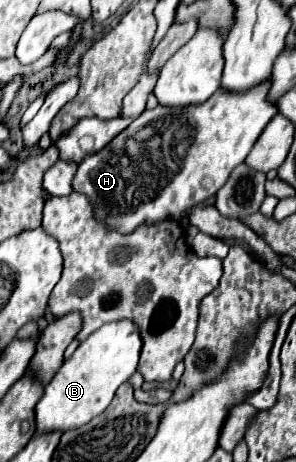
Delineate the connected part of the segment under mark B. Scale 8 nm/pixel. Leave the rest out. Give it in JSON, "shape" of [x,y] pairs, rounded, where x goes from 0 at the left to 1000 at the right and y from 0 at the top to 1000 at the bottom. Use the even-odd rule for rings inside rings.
{"shape":[[[436,690],[355,699],[348,708],[314,716],[287,738],[274,738],[253,764],[213,781],[206,799],[152,833],[152,855],[118,881],[118,937],[253,929],[341,898],[368,881],[395,838],[436,825],[436,816],[463,803],[476,747],[483,738],[470,725],[470,708]]]}

